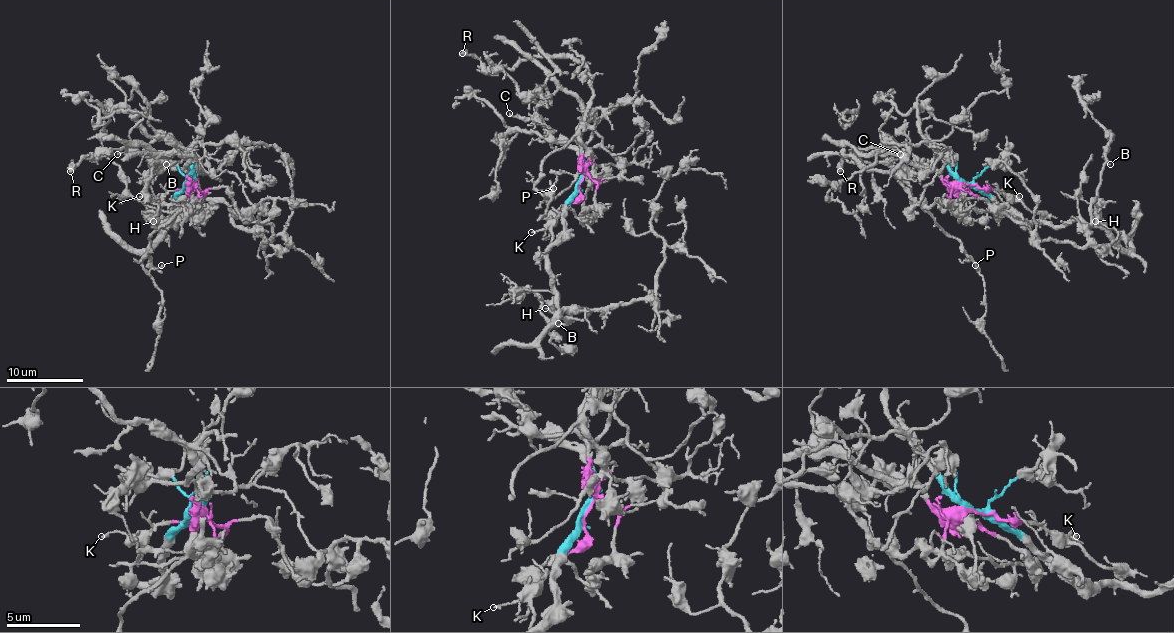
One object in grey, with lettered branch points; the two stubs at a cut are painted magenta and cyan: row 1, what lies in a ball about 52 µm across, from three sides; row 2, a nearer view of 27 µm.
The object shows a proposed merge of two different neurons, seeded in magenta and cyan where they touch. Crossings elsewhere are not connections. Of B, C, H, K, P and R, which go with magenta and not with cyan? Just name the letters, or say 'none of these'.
C, K, P, R

